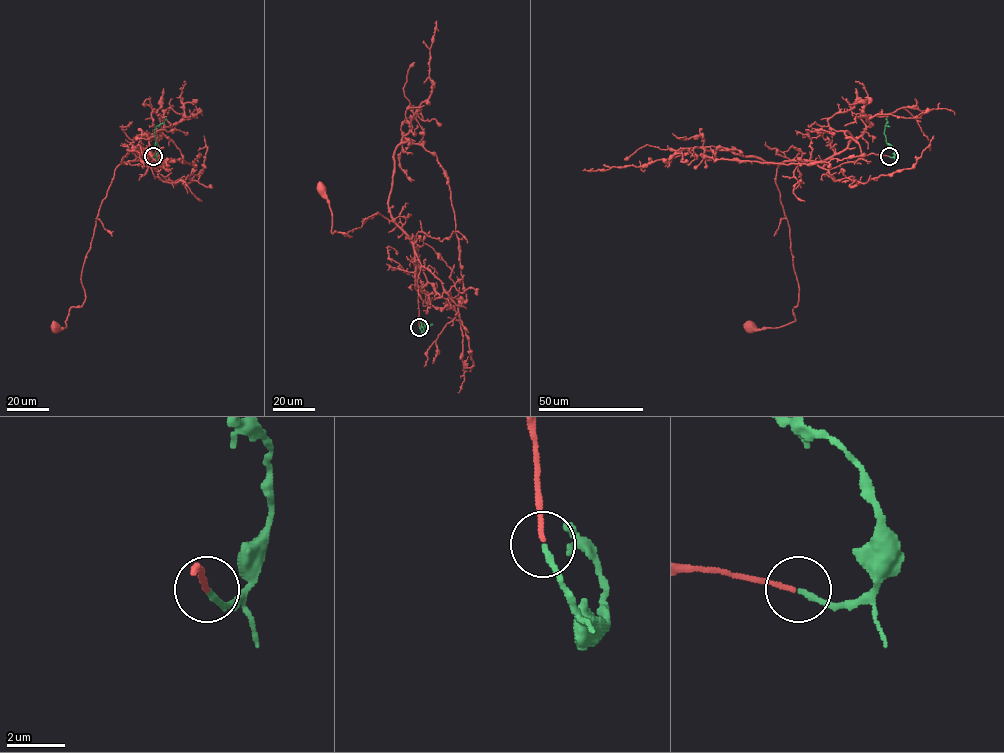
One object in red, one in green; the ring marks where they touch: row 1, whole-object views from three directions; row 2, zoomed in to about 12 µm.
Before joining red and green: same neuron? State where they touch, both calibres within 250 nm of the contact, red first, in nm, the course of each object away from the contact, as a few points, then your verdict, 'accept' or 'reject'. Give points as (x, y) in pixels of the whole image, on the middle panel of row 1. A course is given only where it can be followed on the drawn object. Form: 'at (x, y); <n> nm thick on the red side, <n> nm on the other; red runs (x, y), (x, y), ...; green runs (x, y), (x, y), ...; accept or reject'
at (419, 327); 160 nm thick on the red side, 190 nm on the other; red runs (419, 326), (420, 263), (413, 242), (377, 213), (348, 232), (351, 236), (331, 232), (329, 200), (321, 188); green runs (419, 327), (424, 333), (419, 322), (432, 324); accept

